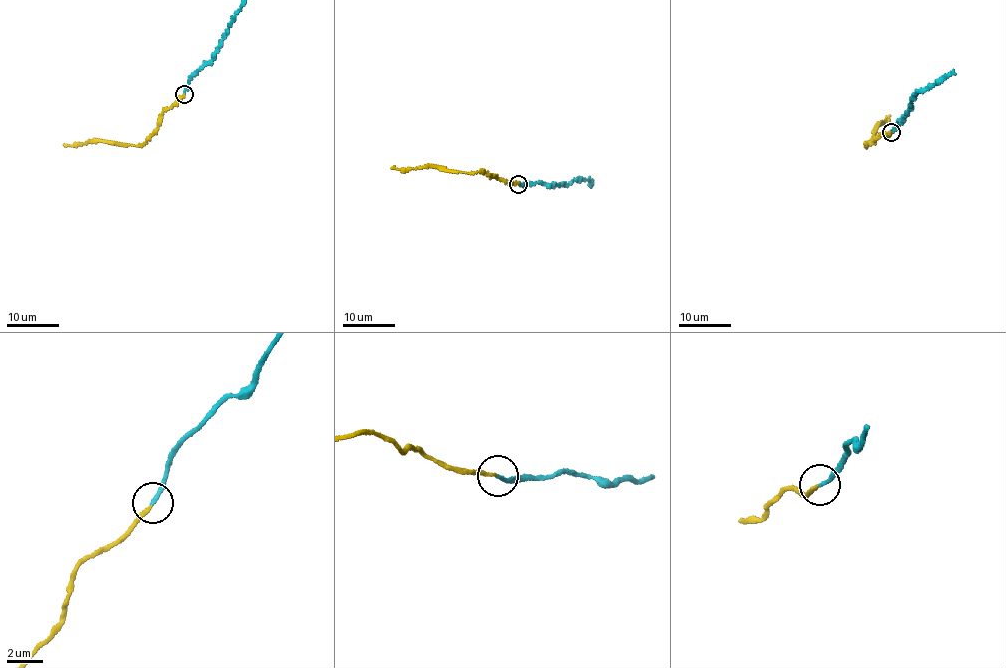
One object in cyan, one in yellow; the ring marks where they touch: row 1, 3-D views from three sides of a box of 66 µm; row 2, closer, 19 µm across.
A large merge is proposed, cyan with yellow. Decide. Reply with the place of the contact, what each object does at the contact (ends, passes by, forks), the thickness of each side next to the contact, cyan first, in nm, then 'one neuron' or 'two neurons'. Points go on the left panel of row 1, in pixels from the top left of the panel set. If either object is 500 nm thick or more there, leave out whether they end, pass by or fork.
place (184, 94); cyan ends; yellow ends; calibres 220 and 190 nm; one neuron

